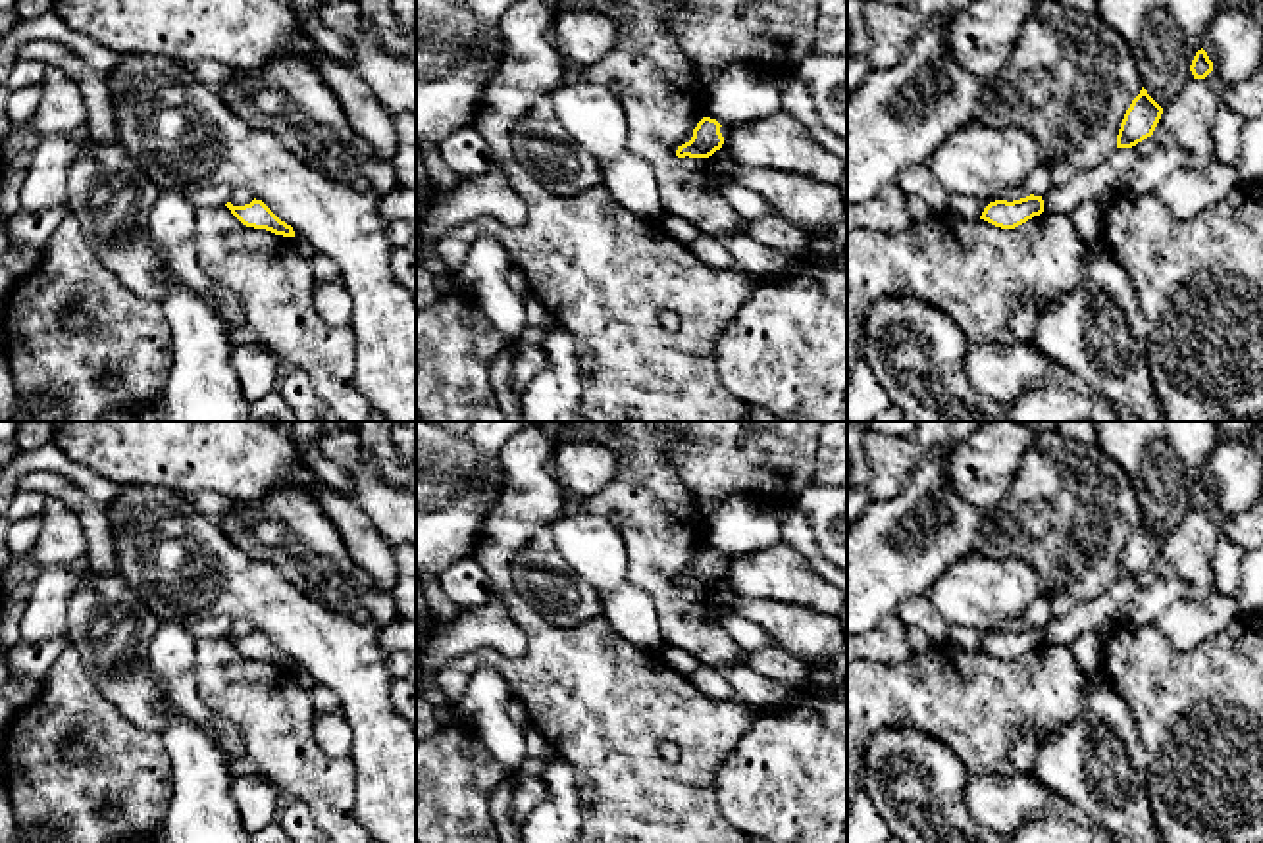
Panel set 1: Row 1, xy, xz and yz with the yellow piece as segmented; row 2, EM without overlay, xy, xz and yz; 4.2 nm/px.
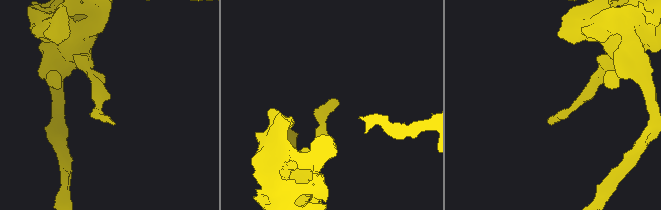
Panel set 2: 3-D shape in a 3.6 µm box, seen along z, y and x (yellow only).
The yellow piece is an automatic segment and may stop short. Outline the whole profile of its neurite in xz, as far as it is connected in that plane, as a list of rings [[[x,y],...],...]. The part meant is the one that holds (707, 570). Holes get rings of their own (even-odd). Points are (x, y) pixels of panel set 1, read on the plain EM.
[[[703,549],[697,558],[693,560],[693,568],[689,574],[678,577],[676,587],[678,589],[709,589],[716,581],[722,579],[724,568],[720,564],[720,554],[710,549]]]

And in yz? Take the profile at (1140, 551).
[[[1142,518],[1140,525],[1132,531],[1124,545],[1117,566],[1117,579],[1132,579],[1144,570],[1151,568],[1161,545],[1163,539]]]

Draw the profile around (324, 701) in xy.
[[[295,666],[295,677],[298,685],[306,691],[306,695],[314,702],[316,714],[331,714],[341,710],[341,702],[325,685],[322,685],[310,672]]]

